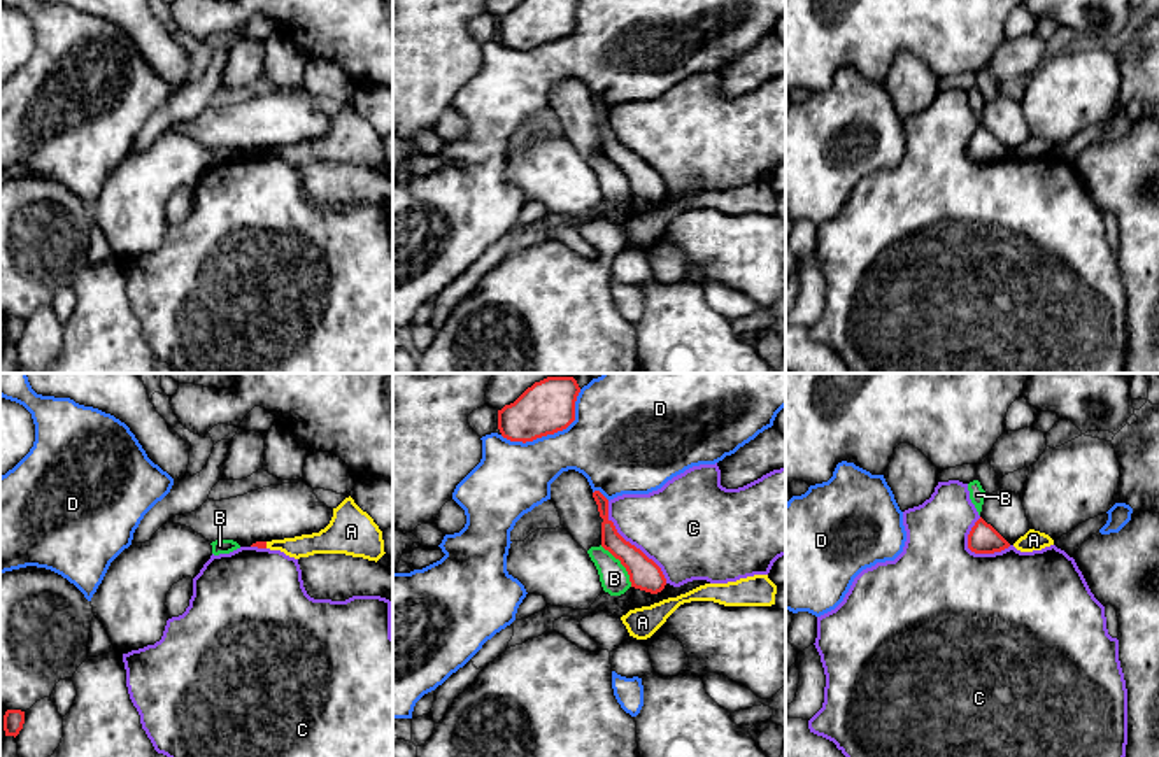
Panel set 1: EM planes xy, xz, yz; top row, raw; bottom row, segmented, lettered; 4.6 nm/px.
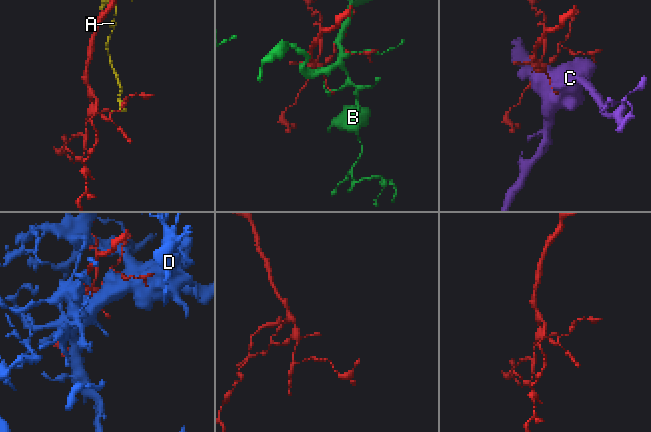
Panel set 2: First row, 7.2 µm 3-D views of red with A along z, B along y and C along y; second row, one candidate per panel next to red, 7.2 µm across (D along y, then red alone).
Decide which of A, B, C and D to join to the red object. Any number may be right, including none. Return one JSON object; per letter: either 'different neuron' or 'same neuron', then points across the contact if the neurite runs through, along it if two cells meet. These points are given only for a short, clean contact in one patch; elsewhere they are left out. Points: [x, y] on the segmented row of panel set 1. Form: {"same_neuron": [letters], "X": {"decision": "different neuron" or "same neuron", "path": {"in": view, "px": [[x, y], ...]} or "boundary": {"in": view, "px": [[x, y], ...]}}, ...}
{"same_neuron": [], "A": {"decision": "different neuron", "boundary": {"in": "xy", "px": [[265, 542], [267, 547]]}}, "B": {"decision": "different neuron"}, "C": {"decision": "different neuron"}, "D": {"decision": "different neuron"}}

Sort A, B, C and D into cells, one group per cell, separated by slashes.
A / B / C / D

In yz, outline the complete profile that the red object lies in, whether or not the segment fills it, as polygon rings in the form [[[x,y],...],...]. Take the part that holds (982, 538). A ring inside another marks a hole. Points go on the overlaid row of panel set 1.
[[[982,517],[968,534],[968,548],[975,554],[994,554],[1008,548],[1010,543]]]

